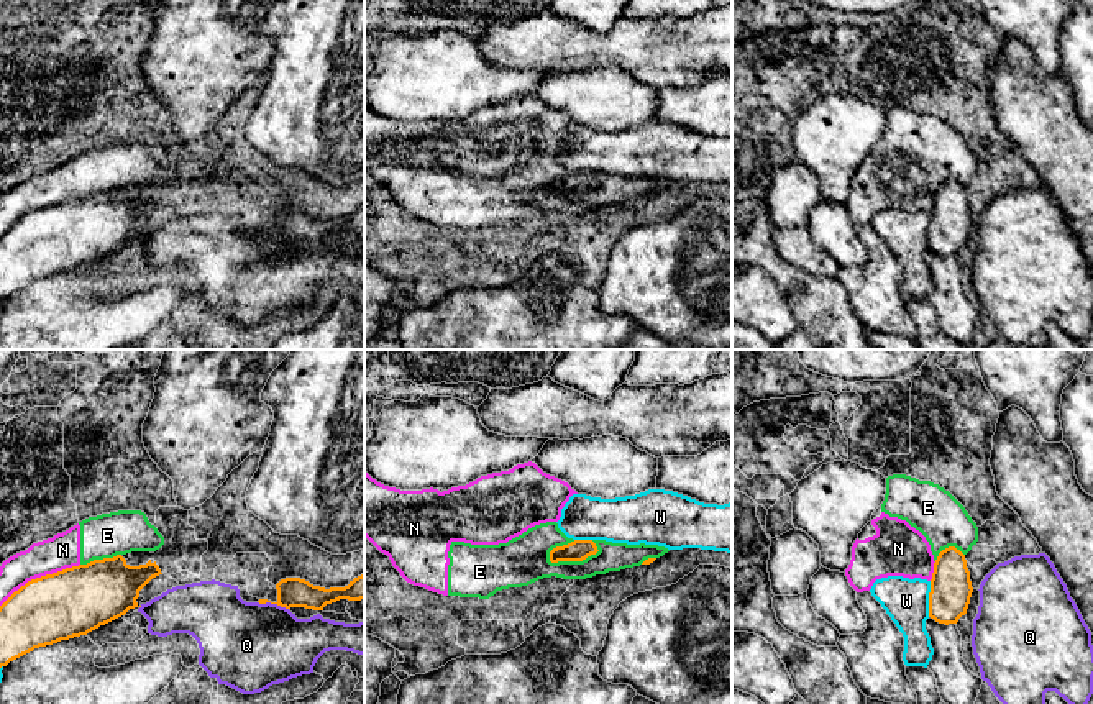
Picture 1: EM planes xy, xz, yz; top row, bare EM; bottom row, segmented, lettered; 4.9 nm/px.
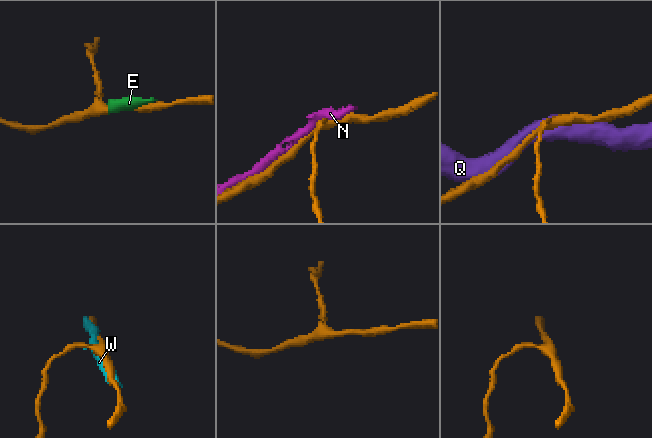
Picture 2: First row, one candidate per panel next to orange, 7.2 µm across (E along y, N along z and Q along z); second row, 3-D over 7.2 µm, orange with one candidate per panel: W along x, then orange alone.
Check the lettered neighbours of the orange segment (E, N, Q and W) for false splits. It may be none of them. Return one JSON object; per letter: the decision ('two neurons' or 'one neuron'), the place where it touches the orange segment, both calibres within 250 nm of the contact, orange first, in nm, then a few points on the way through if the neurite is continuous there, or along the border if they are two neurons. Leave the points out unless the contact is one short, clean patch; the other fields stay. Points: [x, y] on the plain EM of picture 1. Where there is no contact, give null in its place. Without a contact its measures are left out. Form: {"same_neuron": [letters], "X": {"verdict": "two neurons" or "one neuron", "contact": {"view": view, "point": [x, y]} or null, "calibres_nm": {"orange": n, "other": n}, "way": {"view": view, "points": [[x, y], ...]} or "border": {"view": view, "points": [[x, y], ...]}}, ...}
{"same_neuron": [], "E": {"verdict": "two neurons", "contact": {"view": "xz", "point": [573, 192]}, "calibres_nm": {"orange": 110, "other": 240}}, "N": {"verdict": "two neurons", "contact": {"view": "xy", "point": [41, 209]}, "calibres_nm": {"orange": 340, "other": 170}}, "Q": {"verdict": "two neurons", "contact": {"view": "xy", "point": [273, 235]}, "calibres_nm": {"orange": 140, "other": 440}}, "W": {"verdict": "two neurons", "contact": {"view": "yz", "point": [929, 232]}, "calibres_nm": {"orange": 200, "other": 220}}}

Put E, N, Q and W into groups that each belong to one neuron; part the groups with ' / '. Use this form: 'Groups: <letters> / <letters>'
Groups: E N / Q / W

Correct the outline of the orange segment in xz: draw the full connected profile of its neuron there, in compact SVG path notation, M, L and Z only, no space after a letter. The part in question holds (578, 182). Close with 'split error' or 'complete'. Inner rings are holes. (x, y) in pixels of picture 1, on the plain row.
M574 172L568 177L556 179L550 184L550 194L583 194L599 182L592 172Z; complete

